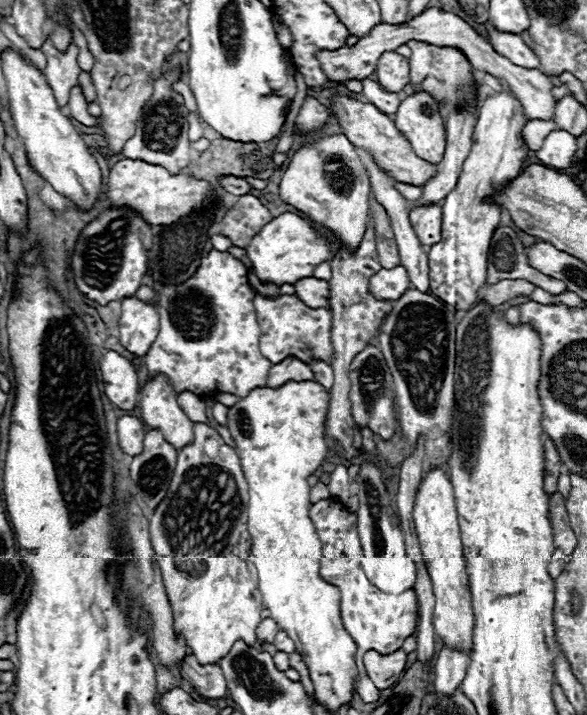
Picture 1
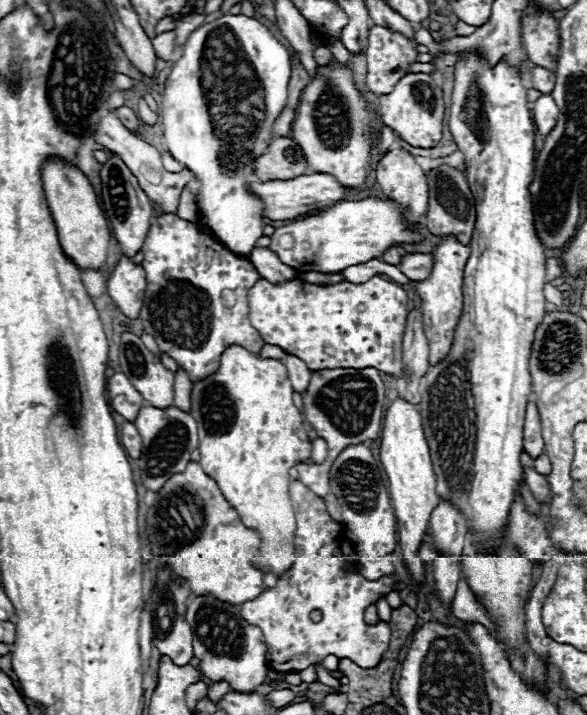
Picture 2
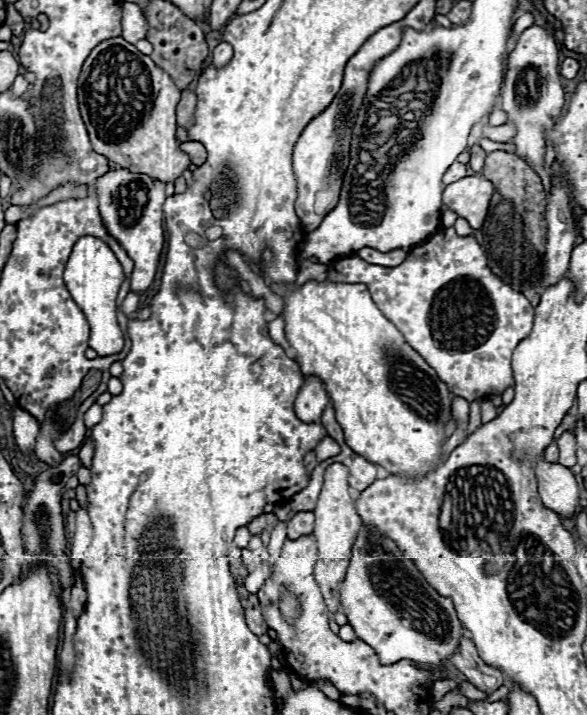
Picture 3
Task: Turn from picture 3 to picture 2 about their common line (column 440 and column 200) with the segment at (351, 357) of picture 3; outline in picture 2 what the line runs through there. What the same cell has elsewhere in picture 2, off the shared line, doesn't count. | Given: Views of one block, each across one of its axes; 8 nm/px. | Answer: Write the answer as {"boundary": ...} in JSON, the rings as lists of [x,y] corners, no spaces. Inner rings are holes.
{"boundary":[[[228,346],[220,370],[192,386],[190,414],[198,422],[200,466],[212,476],[236,508],[246,528],[258,532],[262,544],[252,564],[278,578],[292,568],[296,518],[288,494],[288,470],[310,458],[312,442],[300,410],[292,402],[292,384],[282,362],[258,358],[242,346]]]}

